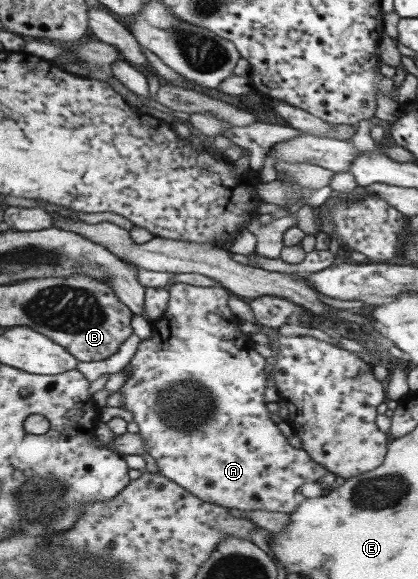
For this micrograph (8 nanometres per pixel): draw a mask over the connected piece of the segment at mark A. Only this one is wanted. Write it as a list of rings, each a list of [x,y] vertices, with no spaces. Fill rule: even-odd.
[[[171,283],[167,287],[171,294],[168,308],[159,319],[152,322],[155,332],[150,339],[143,340],[140,343],[136,356],[126,368],[127,380],[120,388],[124,398],[122,407],[133,415],[133,421],[139,427],[139,433],[144,439],[147,452],[155,459],[158,472],[167,476],[170,480],[176,481],[190,492],[195,493],[202,500],[223,507],[237,508],[244,511],[285,512],[289,515],[296,512],[301,502],[298,502],[298,498],[294,498],[294,492],[298,492],[308,482],[318,482],[324,474],[328,474],[328,469],[324,468],[321,463],[316,462],[311,457],[311,453],[304,448],[294,448],[288,442],[288,437],[276,426],[277,423],[270,418],[270,410],[268,410],[266,400],[264,400],[264,392],[272,383],[271,372],[266,370],[268,360],[260,352],[256,352],[254,344],[248,344],[248,335],[238,328],[242,321],[228,306],[230,293],[232,292],[223,286],[203,287],[200,285]]]

